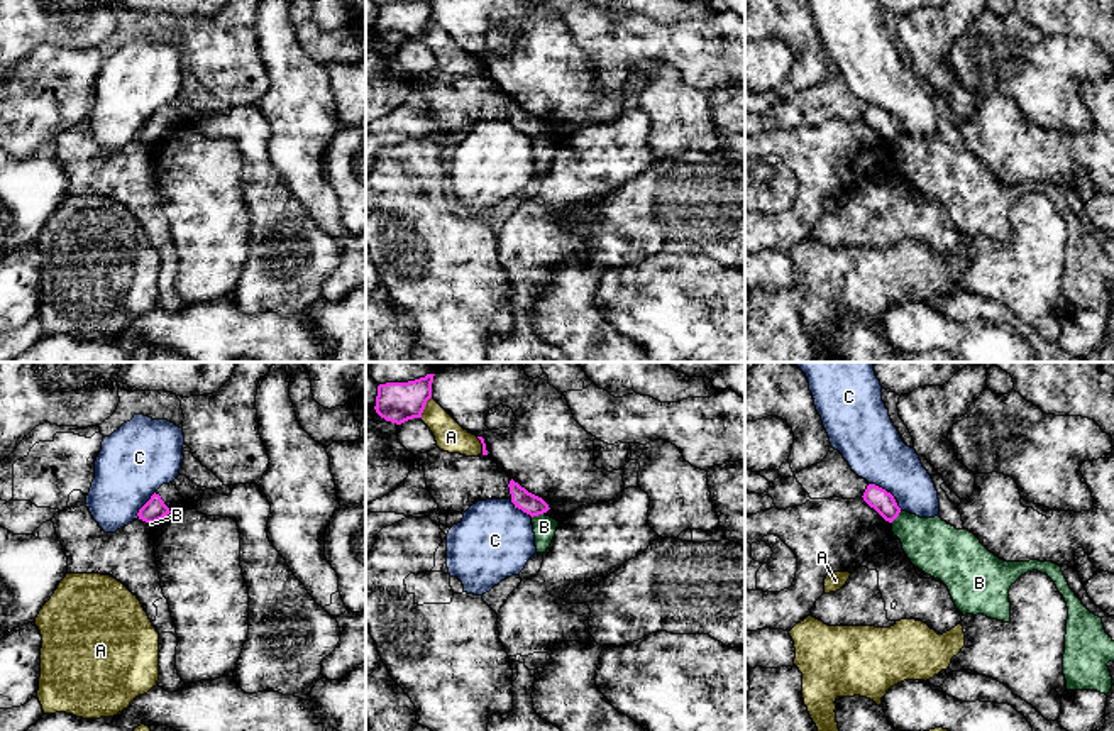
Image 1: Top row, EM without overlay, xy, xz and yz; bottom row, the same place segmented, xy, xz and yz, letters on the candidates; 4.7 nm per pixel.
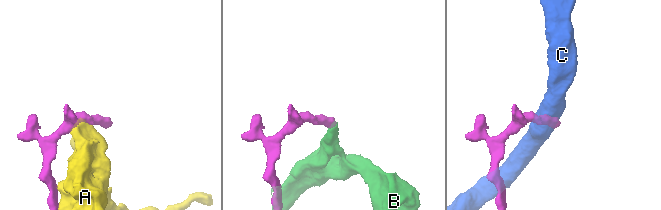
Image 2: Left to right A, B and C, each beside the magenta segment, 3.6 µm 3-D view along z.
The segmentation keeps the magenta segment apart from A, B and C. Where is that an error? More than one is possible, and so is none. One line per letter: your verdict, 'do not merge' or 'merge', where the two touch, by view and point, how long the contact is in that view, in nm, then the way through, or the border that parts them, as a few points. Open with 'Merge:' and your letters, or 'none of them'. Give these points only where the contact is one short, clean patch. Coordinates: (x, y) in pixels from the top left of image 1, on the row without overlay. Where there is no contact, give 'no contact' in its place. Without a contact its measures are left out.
Merge: none of them
A: do not merge; contact xz (424, 29); length 120 nm
B: do not merge; contact yz (896, 137); length 80 nm; border yz (901, 132), (891, 144)
C: do not merge; contact xy (144, 126); length 160 nm

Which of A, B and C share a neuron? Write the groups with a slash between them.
A / B / C

